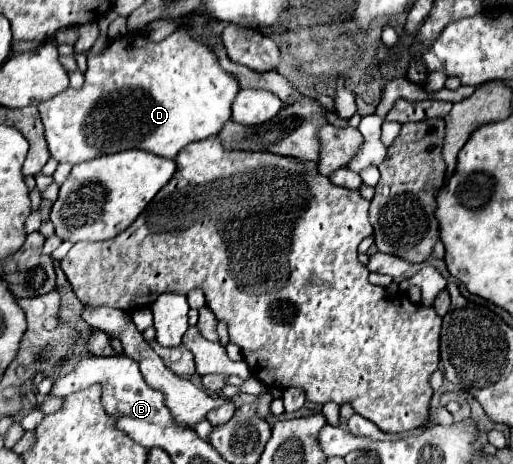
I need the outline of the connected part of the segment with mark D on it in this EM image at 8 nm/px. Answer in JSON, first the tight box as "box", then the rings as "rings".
{"box":[38,31,238,165],"rings":[[[176,31],[160,43],[152,43],[142,35],[126,35],[112,41],[100,55],[90,55],[82,89],[66,89],[58,97],[40,103],[38,109],[46,127],[50,155],[58,163],[76,165],[126,149],[144,149],[166,159],[174,159],[184,145],[208,139],[220,131],[232,115],[230,107],[238,91],[238,81],[220,69],[216,55],[200,41],[188,37],[188,33]]]}

